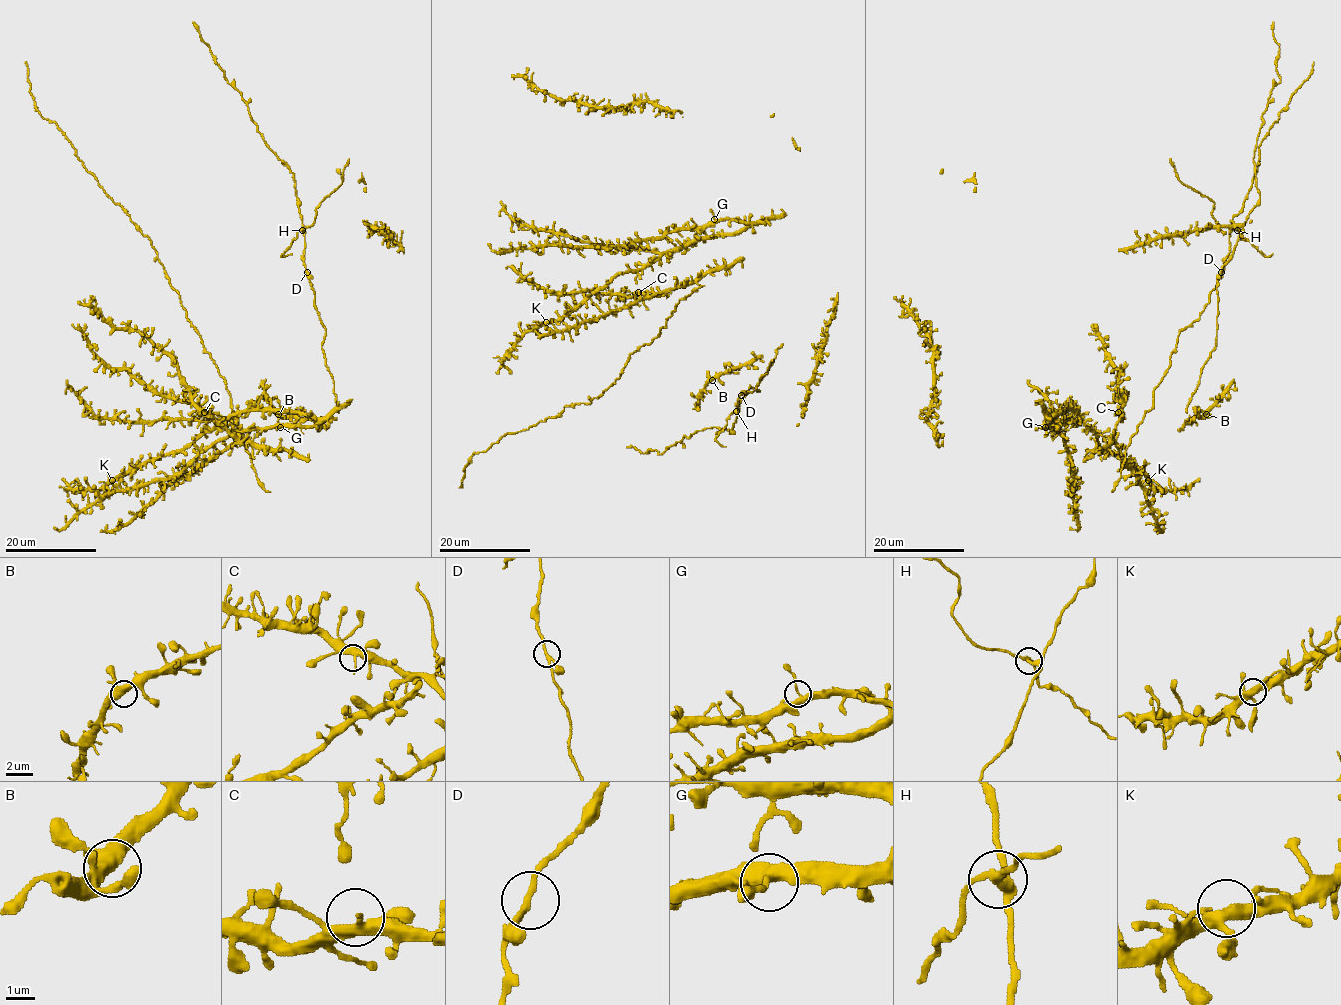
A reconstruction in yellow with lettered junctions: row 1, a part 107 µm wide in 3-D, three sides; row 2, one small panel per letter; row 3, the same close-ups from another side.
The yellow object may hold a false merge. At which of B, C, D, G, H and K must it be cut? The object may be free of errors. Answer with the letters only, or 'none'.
H

